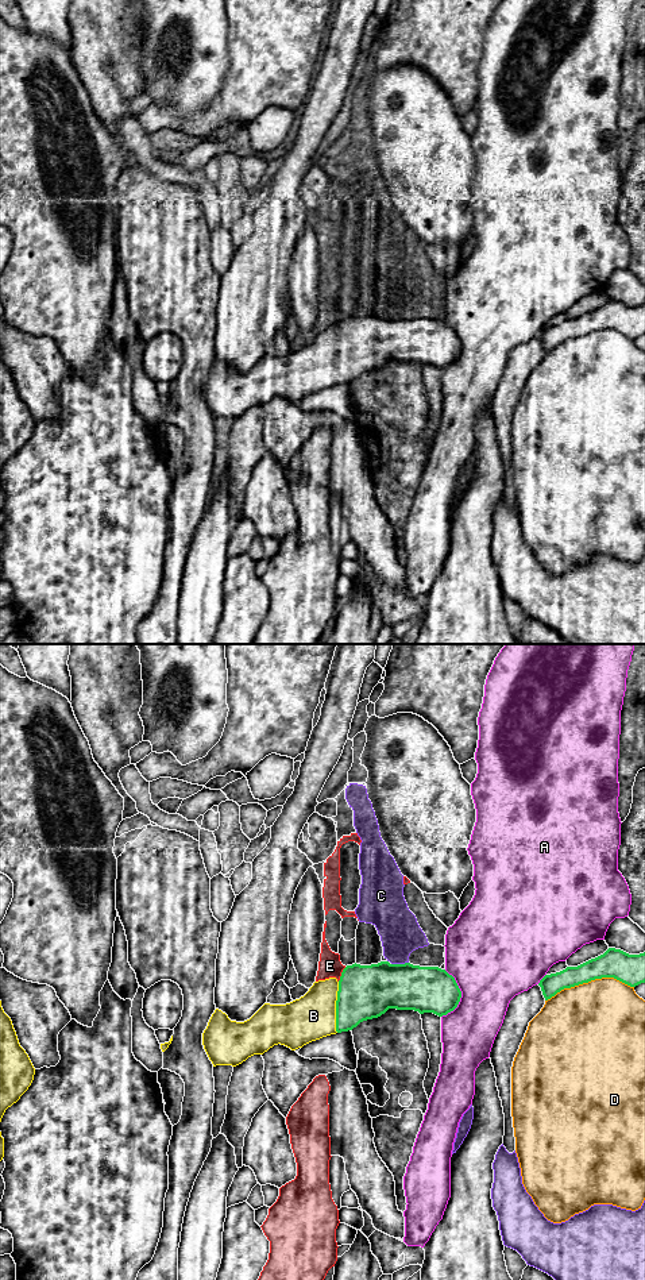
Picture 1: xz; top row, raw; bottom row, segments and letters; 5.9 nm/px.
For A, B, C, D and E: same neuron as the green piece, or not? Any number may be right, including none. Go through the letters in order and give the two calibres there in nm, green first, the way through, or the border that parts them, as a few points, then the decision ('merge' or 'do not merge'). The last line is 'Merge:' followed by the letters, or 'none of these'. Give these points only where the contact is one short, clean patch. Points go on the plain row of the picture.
A: calibres 280 and 460 nm; do not merge
B: calibres 320 and 280 nm; way xz (365, 343), (336, 359), (328, 359), (313, 367); merge
C: calibres 320 and 240 nm; do not merge
D: calibres 180 and 480 nm; do not merge
E: calibres 320 and 140 nm; do not merge
Merge: B

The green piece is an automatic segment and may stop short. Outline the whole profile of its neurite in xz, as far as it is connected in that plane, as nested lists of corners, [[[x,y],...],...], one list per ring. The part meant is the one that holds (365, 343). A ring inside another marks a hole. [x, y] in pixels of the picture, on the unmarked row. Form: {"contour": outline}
{"contour": [[[389,313],[371,317],[355,315],[343,321],[339,332],[329,329],[314,334],[304,348],[286,356],[264,355],[244,374],[231,373],[225,365],[216,361],[202,385],[202,397],[213,419],[236,419],[278,396],[296,402],[322,389],[352,382],[363,373],[381,369],[389,361],[443,369],[457,359],[460,350],[461,343],[455,329],[439,319]]]}

